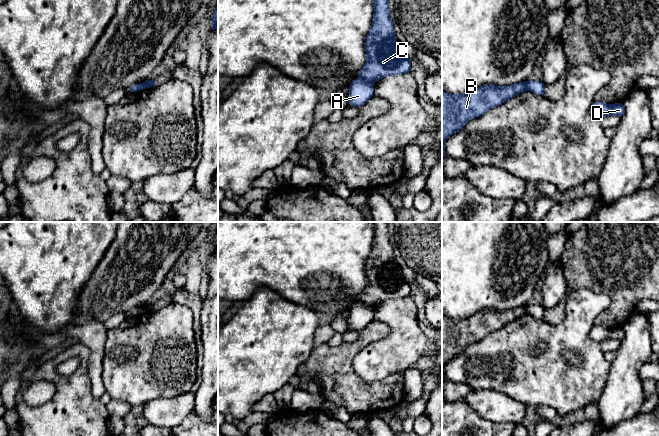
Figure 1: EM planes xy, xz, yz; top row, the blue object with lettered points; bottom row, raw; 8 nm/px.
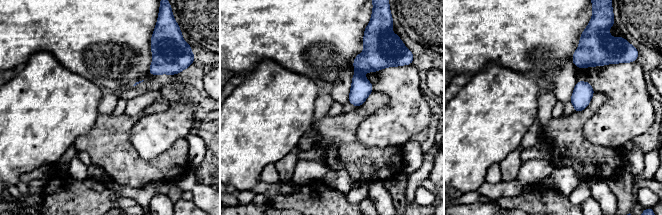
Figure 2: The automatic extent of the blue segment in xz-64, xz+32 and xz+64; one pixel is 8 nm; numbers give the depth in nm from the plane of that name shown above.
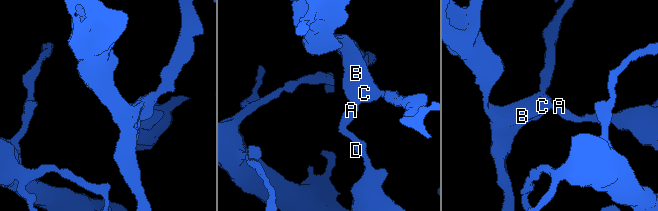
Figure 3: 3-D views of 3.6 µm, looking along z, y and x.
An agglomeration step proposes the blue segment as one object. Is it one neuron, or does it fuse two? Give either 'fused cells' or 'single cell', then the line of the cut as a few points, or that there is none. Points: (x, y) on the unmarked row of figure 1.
fused cells; cut in xz along (359, 302), (370, 306)

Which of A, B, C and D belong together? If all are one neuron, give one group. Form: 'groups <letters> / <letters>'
groups A D / B C

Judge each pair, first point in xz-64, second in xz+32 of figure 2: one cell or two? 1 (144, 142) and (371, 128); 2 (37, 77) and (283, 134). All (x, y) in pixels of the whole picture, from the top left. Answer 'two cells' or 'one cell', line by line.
1: one cell
2: one cell

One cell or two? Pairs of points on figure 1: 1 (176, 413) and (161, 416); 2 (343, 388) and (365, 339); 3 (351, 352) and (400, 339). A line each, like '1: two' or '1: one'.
1: one
2: one
3: two

